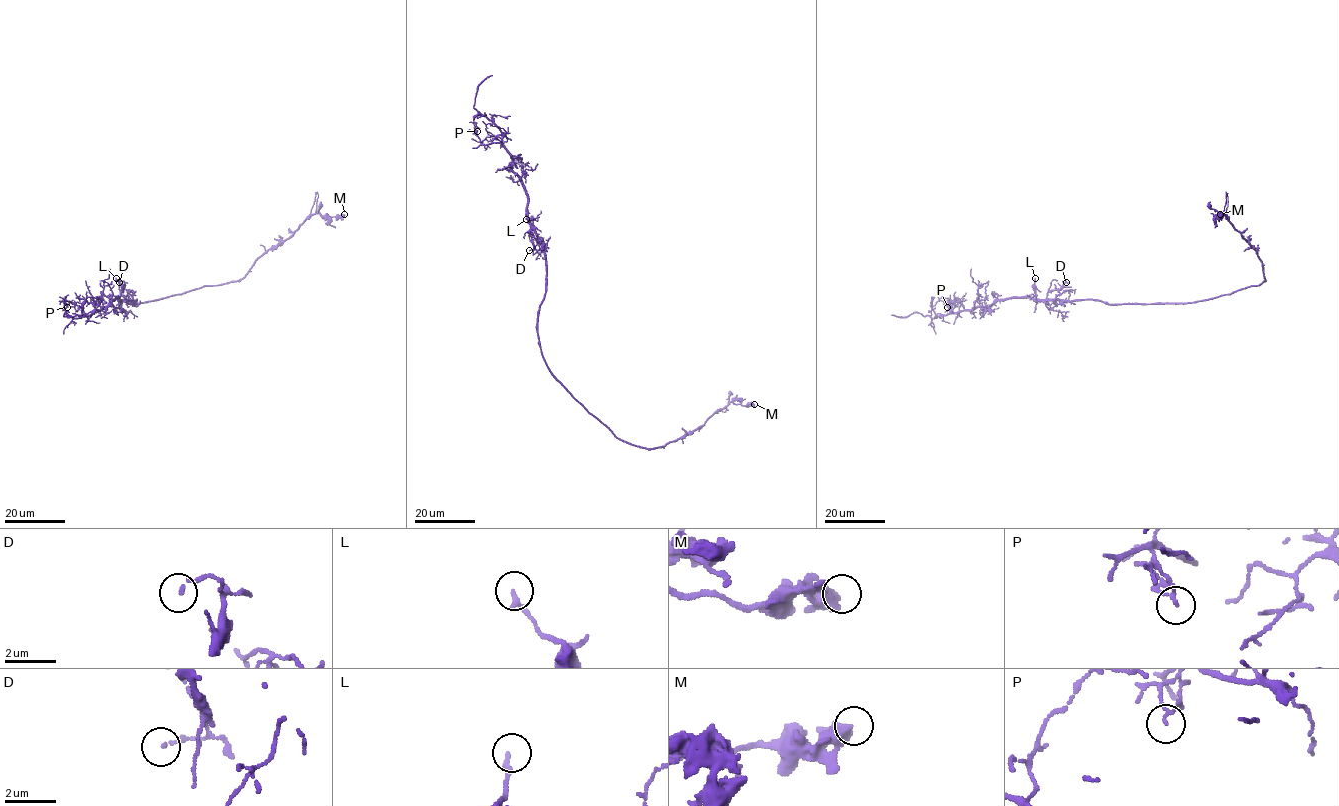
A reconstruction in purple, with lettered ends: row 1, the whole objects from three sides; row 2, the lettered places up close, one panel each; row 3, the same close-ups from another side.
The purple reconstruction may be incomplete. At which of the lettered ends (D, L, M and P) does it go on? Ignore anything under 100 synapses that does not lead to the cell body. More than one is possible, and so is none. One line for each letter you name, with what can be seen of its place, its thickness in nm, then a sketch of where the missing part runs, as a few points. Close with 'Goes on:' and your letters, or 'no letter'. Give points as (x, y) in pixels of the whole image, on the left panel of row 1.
Goes on: no letter

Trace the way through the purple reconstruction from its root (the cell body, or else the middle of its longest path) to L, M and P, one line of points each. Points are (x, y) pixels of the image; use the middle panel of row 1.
L: (540, 343), (537, 312), (545, 290), (546, 261), (539, 237), (530, 221), (532, 219), (526, 219)
M: (540, 343), (551, 374), (617, 437), (634, 445), (664, 446), (700, 427), (731, 401), (754, 404)
P: (540, 343), (537, 312), (545, 290), (545, 251), (509, 152), (500, 143), (483, 144), (477, 131)

